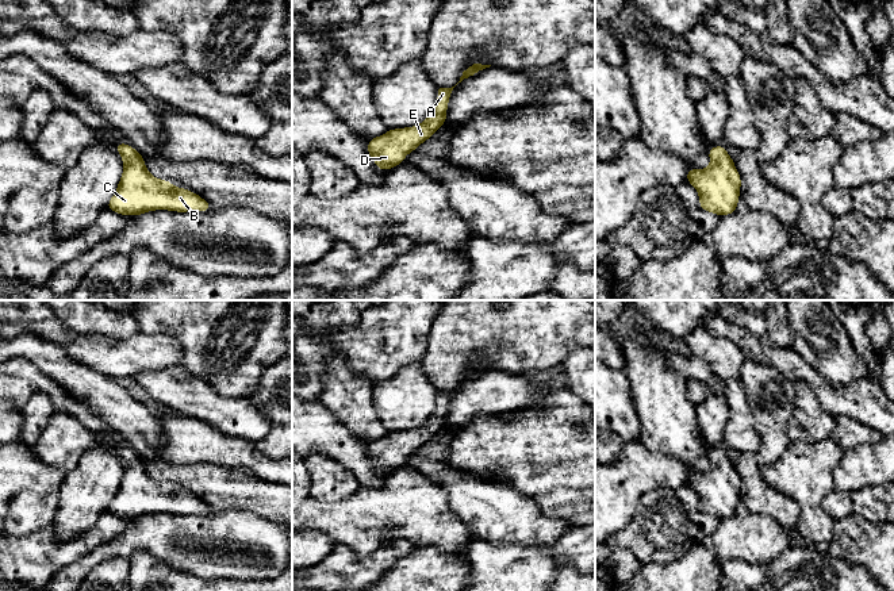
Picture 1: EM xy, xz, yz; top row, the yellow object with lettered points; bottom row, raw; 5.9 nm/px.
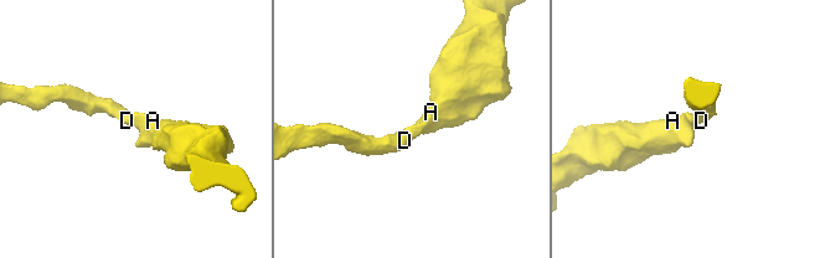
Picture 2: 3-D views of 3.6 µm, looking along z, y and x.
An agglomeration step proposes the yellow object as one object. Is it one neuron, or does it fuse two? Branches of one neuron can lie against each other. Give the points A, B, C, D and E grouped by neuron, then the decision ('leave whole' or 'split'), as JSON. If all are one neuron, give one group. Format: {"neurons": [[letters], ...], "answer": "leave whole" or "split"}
{"neurons": [["A", "B", "C", "D", "E"]], "answer": "leave whole"}

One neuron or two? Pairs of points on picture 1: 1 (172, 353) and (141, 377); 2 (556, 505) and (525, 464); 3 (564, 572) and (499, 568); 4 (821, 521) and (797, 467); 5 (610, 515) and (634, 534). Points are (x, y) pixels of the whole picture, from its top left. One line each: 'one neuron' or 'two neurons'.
1: two neurons
2: two neurons
3: two neurons
4: one neuron
5: two neurons

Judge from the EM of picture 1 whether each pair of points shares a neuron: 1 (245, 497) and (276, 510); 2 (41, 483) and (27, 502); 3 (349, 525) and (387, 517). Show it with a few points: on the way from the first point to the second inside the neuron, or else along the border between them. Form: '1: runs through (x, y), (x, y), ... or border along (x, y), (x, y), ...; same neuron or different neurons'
1: runs through (253, 497), (264, 498), (268, 502); same neuron
2: border along (53, 487), (48, 491), (20, 491), (14, 498); different neurons
3: runs through (359, 522), (367, 517), (378, 517); same neuron

